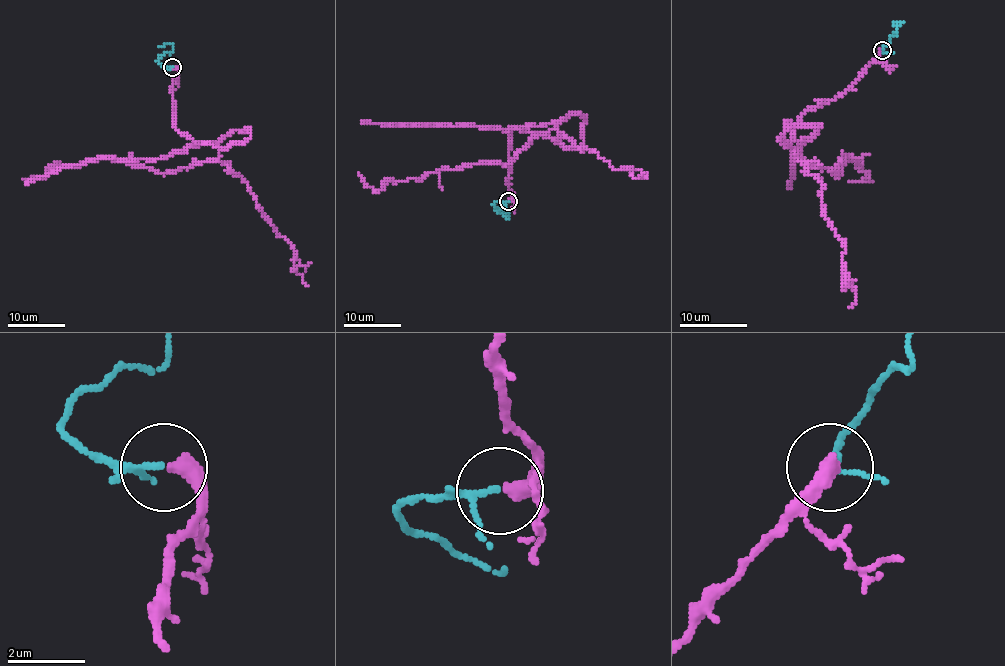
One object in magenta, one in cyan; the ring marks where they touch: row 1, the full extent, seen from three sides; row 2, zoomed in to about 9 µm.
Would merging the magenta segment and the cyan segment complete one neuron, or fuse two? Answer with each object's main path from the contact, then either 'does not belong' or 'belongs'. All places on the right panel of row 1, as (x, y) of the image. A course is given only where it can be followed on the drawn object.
course magenta (882, 50), (843, 94), (811, 108), (790, 145), (780, 138), (789, 128), (819, 125), (792, 157), (789, 189); course cyan (882, 50), (894, 33), (897, 33), (896, 26), (899, 21), (894, 24); belongs

